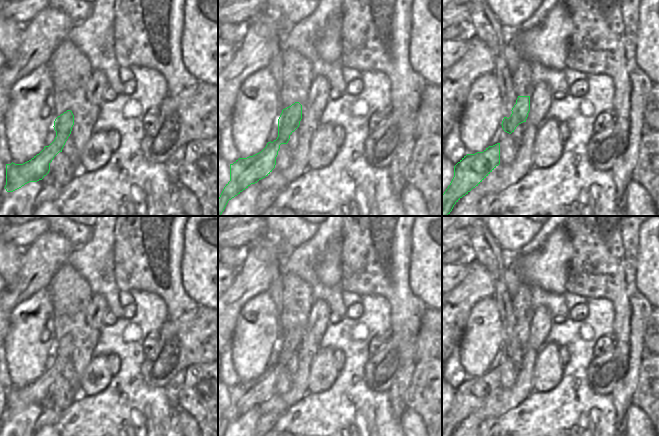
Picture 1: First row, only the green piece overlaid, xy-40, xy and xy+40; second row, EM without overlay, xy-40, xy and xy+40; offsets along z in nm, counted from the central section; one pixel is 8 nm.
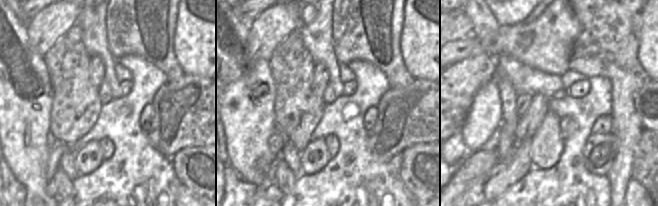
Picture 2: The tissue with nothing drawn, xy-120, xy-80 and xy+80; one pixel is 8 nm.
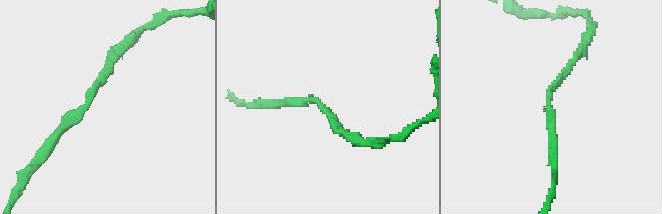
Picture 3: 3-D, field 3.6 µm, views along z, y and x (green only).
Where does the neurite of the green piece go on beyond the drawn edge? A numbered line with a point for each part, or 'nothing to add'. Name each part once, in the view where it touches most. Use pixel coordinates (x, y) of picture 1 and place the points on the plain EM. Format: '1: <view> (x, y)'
nothing to add

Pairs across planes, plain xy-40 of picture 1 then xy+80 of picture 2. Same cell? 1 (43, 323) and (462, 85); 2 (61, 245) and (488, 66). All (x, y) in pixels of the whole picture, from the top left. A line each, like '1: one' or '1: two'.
1: two
2: one

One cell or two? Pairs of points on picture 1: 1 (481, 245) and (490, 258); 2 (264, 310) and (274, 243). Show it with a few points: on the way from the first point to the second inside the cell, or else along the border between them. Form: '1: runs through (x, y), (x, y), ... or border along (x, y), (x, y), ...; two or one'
1: runs through (484, 248), (490, 255); one
2: border along (267, 291), (255, 295), (246, 302); two

